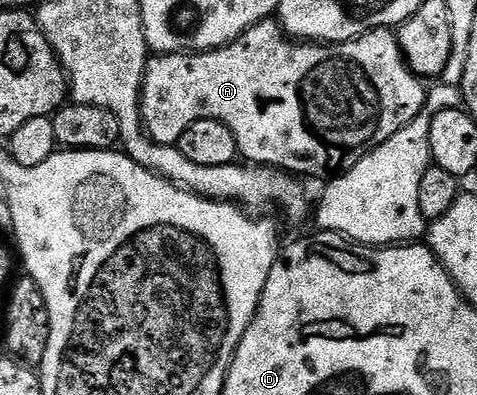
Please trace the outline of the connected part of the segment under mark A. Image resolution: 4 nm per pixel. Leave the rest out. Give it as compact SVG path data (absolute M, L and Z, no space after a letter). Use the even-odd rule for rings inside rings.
M270 18L251 26L251 30L247 30L242 36L235 38L235 42L222 48L212 48L209 52L171 52L154 55L145 68L145 81L141 87L141 121L145 123L145 131L156 144L176 145L183 130L187 130L191 122L211 118L215 122L223 122L223 126L227 126L227 130L235 134L237 150L242 161L253 166L279 168L301 178L314 176L315 179L321 180L320 182L328 182L333 177L341 176L347 170L351 170L355 162L359 162L368 152L375 150L383 142L387 142L391 134L403 130L403 126L410 124L419 115L423 110L427 95L426 85L421 84L424 84L422 77L410 70L393 28L373 28L362 36L357 36L354 40L348 40L342 44L322 44L320 42L298 42L286 36L280 23Z

